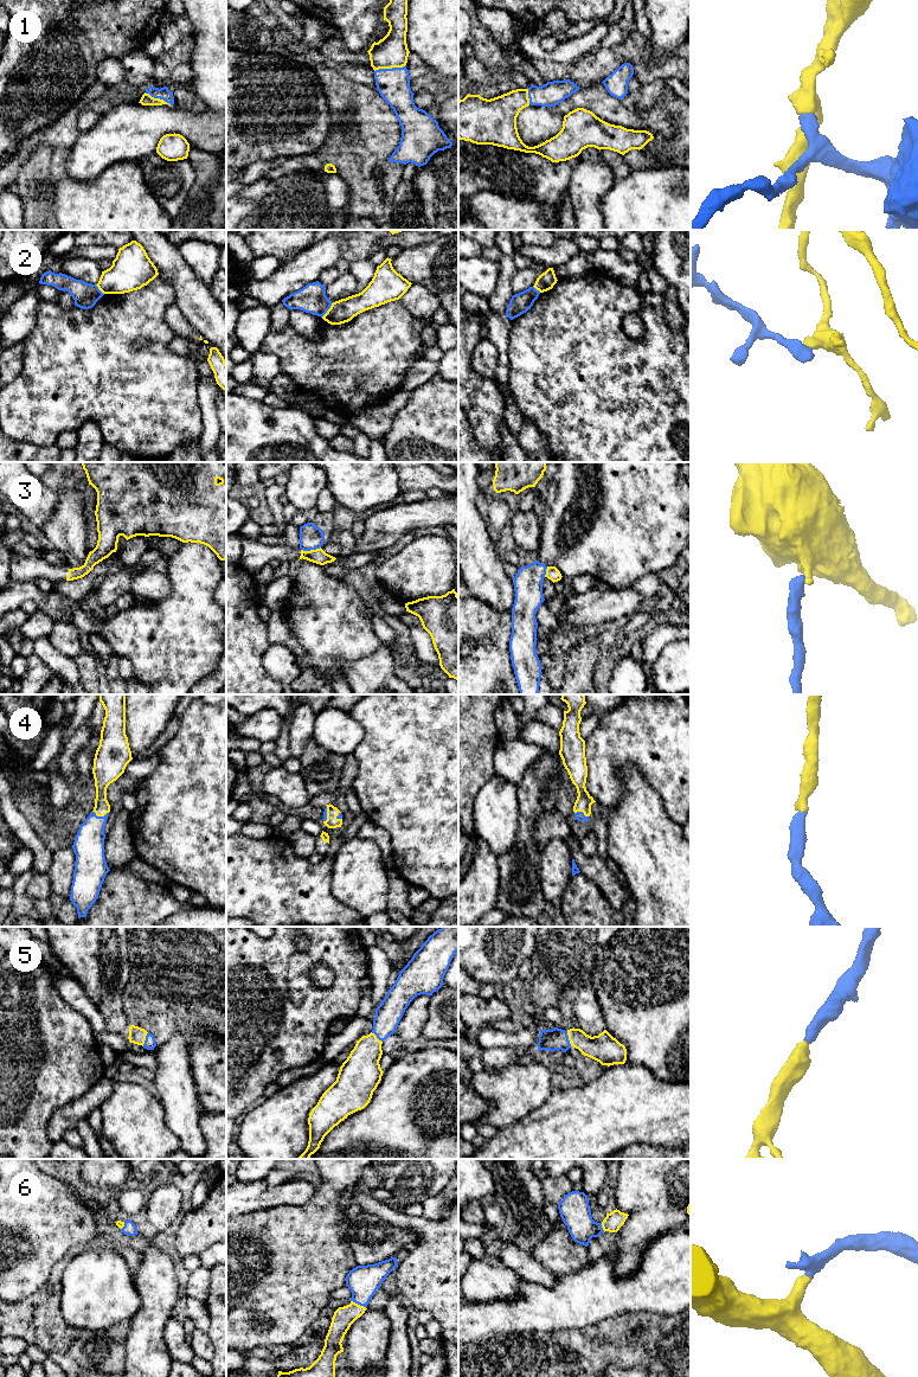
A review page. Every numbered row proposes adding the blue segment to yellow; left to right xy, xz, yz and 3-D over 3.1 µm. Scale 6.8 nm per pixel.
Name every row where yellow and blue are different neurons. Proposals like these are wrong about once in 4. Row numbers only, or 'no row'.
2, 3

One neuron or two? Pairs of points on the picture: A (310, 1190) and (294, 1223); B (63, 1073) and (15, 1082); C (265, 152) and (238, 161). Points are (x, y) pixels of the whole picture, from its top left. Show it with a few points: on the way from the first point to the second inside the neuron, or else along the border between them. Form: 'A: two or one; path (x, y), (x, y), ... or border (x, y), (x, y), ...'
A: two; border (318, 1189), (305, 1203), (282, 1204), (276, 1208)
B: one; path (51, 1073), (27, 1073)
C: one; path (258, 152), (248, 152), (245, 154)

